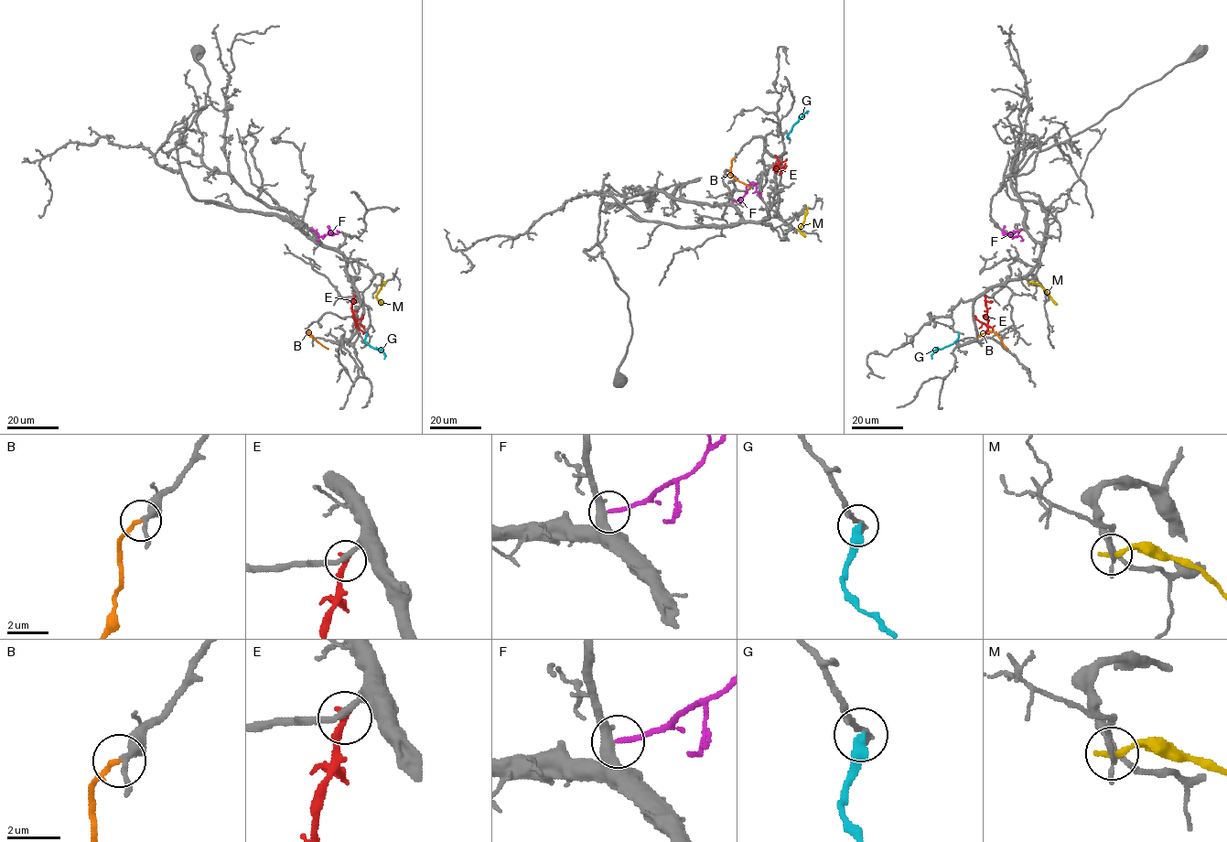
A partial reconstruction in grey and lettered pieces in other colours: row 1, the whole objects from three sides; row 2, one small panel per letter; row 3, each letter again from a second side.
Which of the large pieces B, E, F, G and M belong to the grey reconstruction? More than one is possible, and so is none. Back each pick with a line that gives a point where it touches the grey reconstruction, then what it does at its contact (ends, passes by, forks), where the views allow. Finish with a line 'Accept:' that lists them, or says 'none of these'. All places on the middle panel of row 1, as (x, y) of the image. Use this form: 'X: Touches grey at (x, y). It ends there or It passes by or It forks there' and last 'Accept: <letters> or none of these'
B: Touches grey at (734, 157). It ends there
F: Touches grey at (733, 201). It ends there
Accept: B, F

